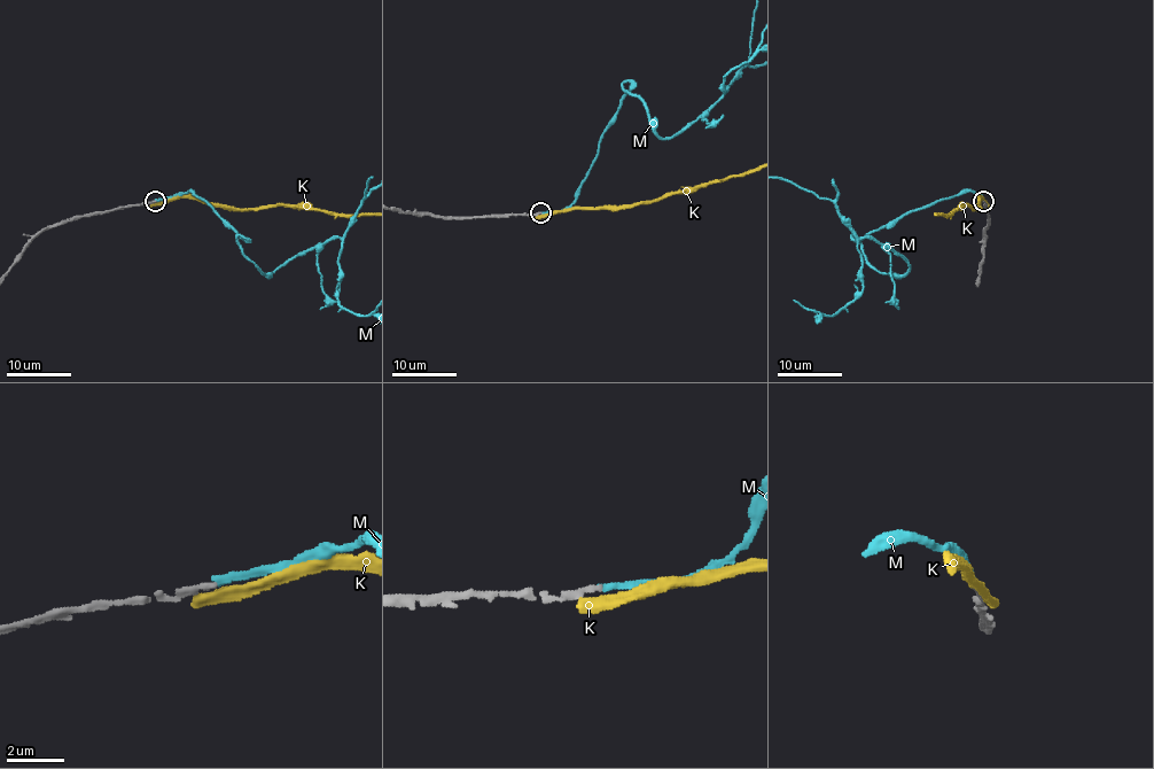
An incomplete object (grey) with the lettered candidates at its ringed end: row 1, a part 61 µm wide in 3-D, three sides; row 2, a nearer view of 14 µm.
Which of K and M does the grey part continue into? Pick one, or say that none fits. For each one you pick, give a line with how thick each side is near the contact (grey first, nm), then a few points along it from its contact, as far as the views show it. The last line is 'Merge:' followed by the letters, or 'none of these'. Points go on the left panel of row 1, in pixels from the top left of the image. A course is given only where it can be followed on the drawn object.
Merge: none of these

